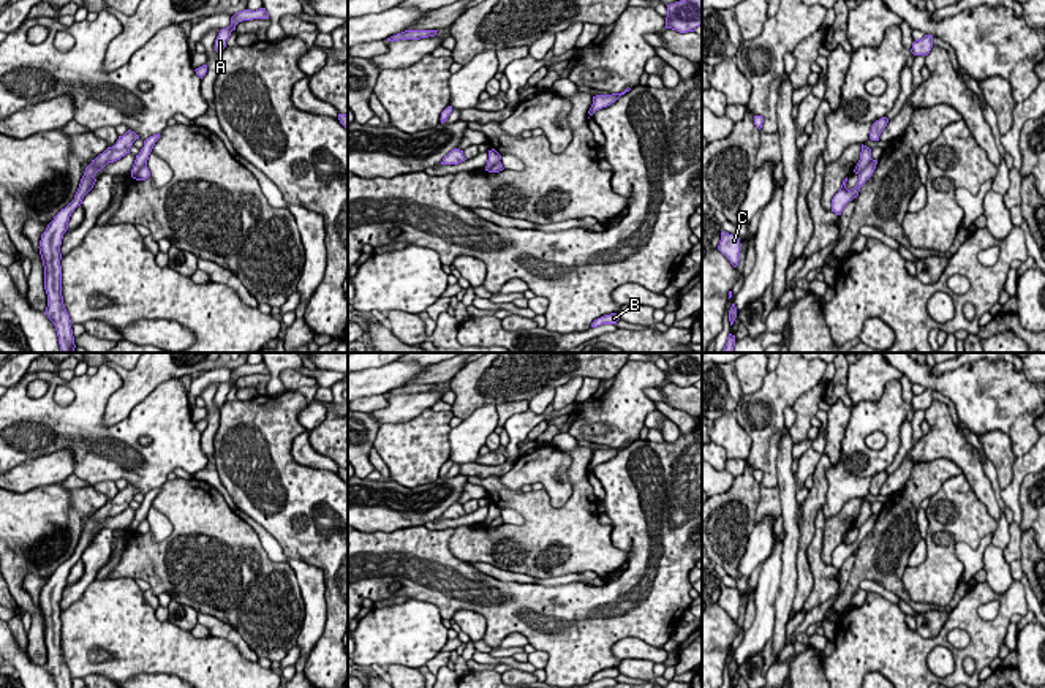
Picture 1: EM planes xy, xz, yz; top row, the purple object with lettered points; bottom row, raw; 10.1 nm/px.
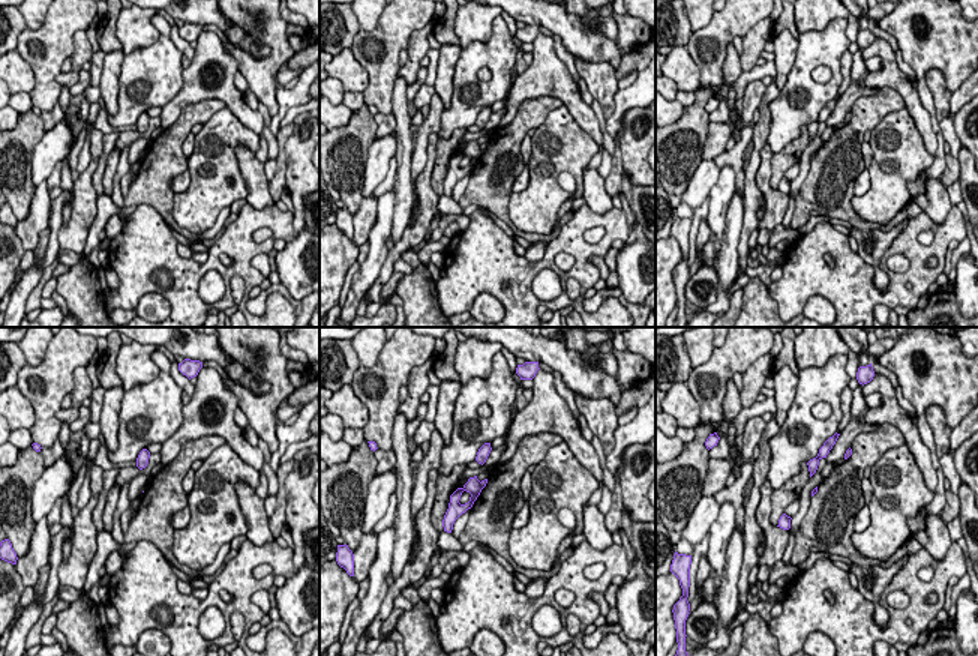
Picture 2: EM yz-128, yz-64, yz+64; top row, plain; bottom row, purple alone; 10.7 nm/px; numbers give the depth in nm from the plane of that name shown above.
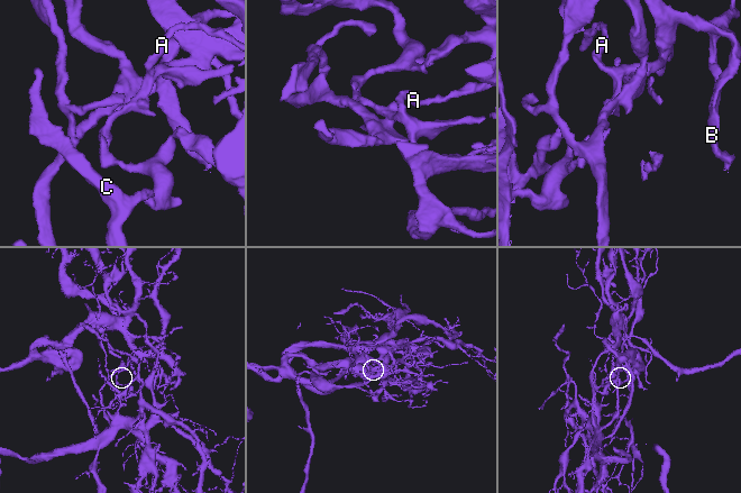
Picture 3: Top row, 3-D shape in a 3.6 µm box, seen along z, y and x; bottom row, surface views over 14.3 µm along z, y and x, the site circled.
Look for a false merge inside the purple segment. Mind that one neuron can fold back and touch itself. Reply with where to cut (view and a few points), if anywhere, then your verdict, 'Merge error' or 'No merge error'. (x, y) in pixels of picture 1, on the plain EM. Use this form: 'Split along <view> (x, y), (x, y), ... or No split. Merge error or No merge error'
Split along xy (146, 517), (133, 532). Merge error

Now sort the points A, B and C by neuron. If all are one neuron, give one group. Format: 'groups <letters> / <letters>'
groups A B / C

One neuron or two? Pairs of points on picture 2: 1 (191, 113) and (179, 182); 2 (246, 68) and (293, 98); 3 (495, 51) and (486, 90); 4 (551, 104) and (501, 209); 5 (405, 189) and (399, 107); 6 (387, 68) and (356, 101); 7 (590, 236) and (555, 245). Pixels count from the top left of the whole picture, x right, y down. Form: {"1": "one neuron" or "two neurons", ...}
{"1": "two neurons", "2": "two neurons", "3": "one neuron", "4": "one neuron", "5": "one neuron", "6": "two neurons", "7": "two neurons"}

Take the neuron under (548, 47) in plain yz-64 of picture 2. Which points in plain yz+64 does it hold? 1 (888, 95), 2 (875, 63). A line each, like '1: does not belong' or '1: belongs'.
1: does not belong
2: does not belong

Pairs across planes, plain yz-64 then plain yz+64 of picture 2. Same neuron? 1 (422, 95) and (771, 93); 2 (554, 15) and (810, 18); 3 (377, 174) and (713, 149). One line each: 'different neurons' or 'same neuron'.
1: different neurons
2: different neurons
3: different neurons

